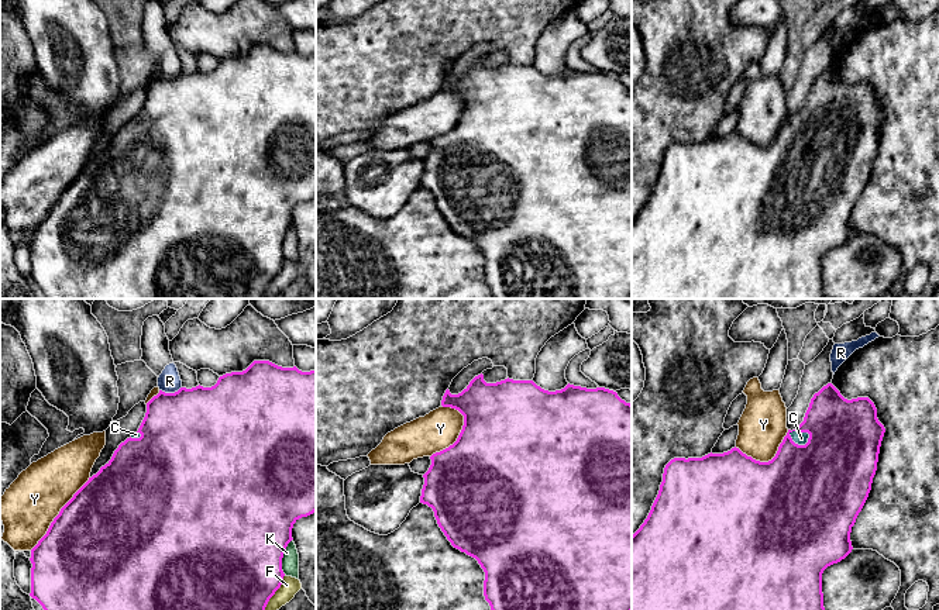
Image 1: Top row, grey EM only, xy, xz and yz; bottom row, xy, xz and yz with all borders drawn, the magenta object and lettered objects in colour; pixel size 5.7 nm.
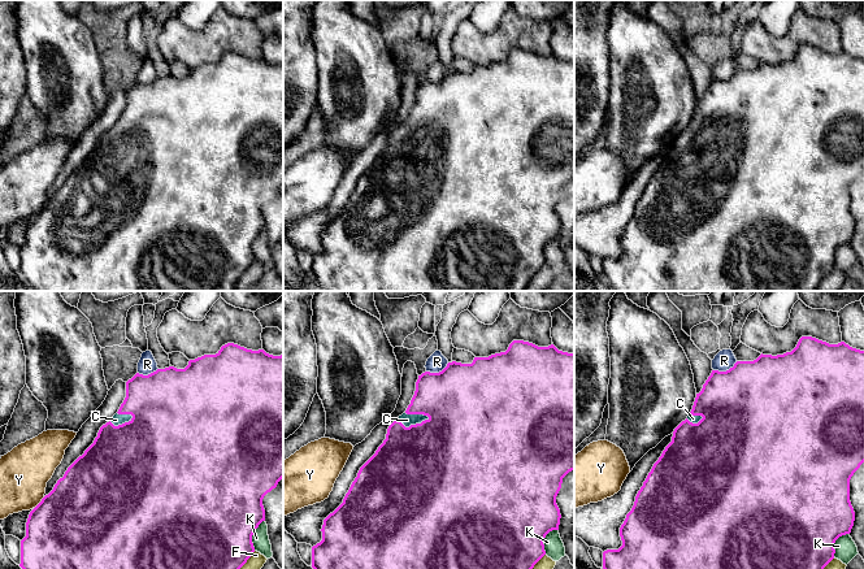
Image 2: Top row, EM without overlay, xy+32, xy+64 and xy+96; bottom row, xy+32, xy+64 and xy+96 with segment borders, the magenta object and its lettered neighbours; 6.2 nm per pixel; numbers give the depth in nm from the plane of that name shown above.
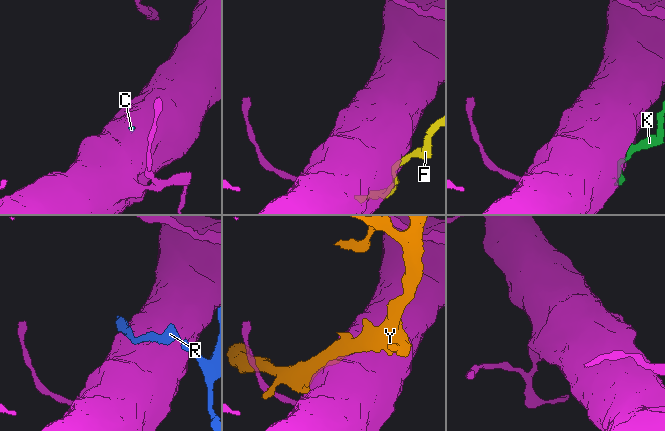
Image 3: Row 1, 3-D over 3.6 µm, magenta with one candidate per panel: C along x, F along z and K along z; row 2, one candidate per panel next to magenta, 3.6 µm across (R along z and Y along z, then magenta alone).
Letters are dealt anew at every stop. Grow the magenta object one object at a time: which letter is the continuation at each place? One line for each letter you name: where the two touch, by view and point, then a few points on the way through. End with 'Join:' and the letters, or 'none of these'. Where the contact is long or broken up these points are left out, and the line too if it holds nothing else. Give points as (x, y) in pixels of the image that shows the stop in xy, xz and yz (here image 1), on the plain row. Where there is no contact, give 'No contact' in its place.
C: Touches magenta at yz (800, 116). Path across: yz (843, 119), (808, 119), (800, 116), (801, 123)
Join: C

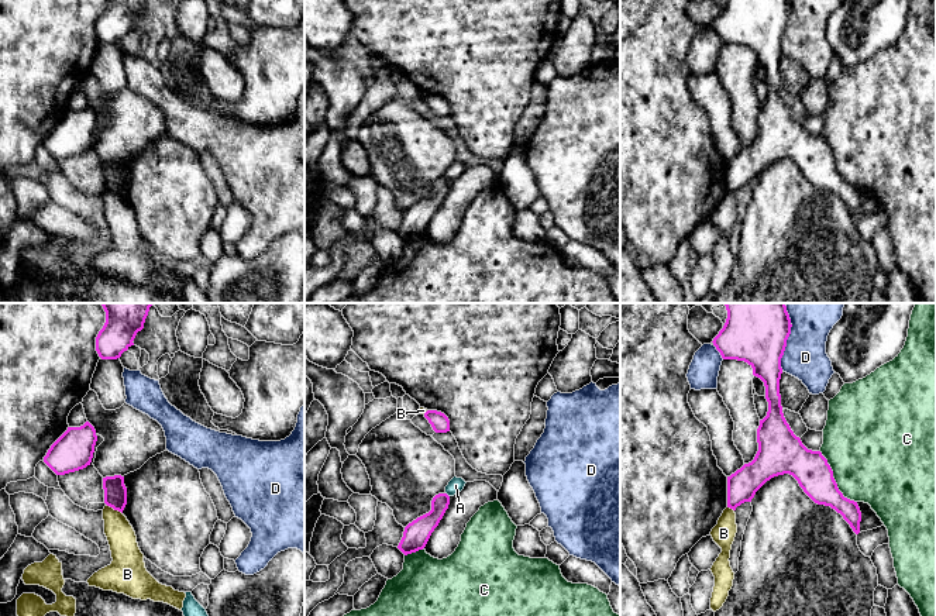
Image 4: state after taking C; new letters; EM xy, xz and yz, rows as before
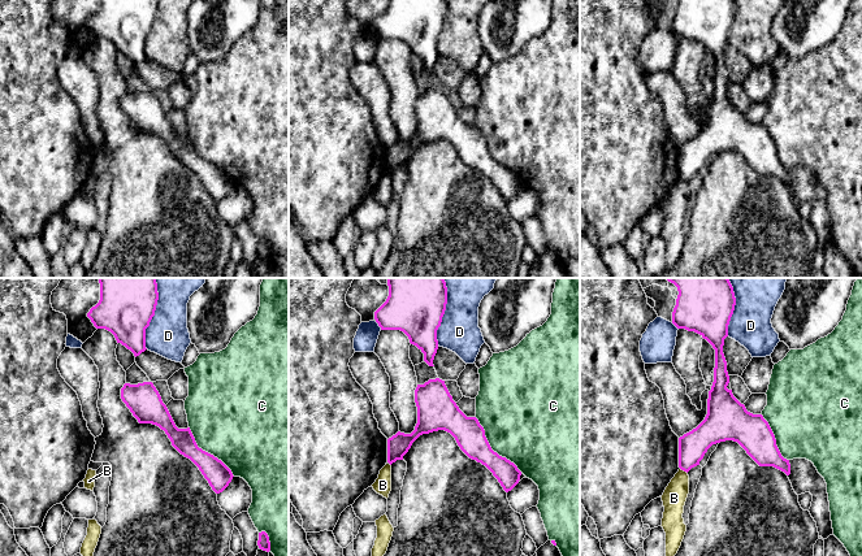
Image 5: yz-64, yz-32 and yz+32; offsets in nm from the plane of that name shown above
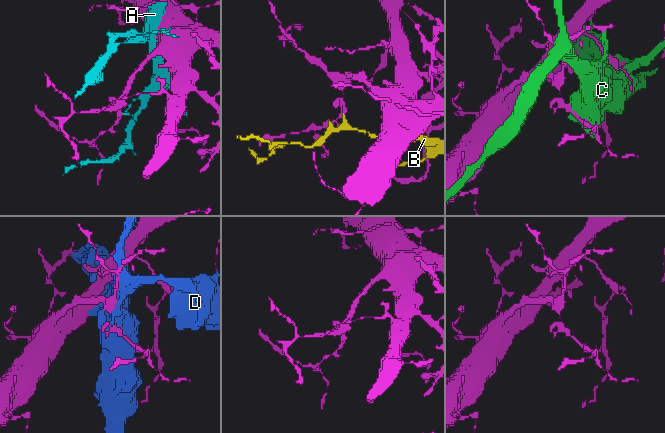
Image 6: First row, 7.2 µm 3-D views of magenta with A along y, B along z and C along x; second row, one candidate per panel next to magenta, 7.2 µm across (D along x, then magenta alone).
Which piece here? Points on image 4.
Join: none of these

